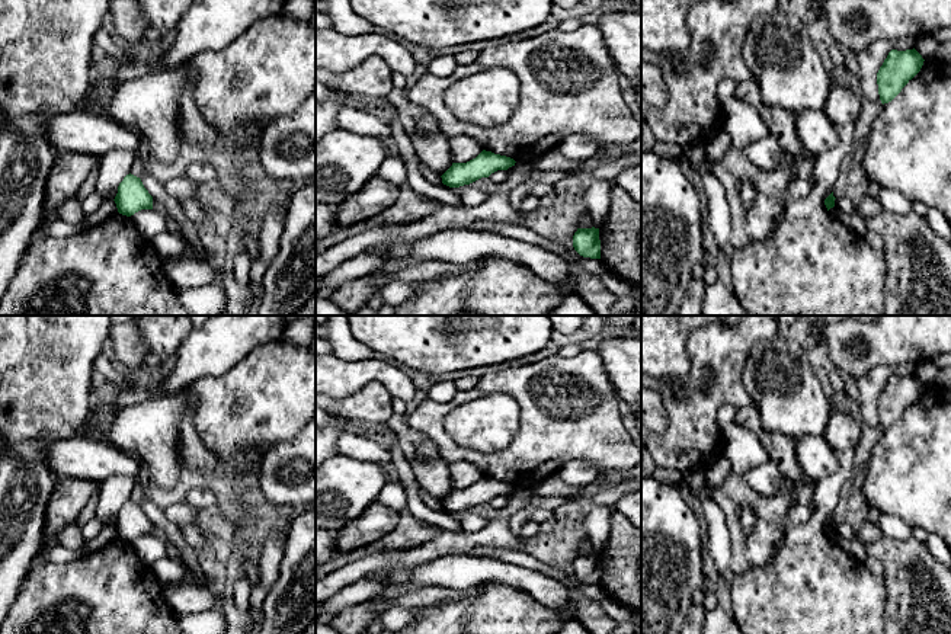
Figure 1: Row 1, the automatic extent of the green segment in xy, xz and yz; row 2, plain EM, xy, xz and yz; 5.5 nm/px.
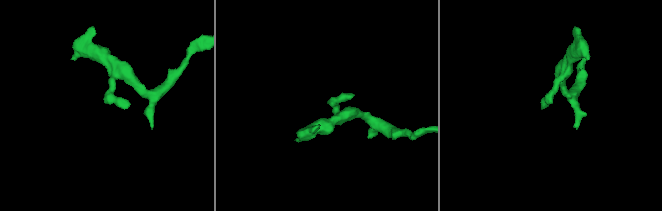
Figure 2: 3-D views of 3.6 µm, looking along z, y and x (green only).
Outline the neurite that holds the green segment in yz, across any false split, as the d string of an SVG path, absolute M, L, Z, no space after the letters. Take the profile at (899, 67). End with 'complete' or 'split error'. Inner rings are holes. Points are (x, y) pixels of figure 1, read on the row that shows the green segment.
M915 48L888 52L877 73L878 95L883 105L891 102L902 92L920 71L923 61Z; complete

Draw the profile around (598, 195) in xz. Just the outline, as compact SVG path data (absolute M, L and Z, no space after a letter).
M595 179L585 192L586 212L595 228L599 228L608 218L612 188L612 182Z

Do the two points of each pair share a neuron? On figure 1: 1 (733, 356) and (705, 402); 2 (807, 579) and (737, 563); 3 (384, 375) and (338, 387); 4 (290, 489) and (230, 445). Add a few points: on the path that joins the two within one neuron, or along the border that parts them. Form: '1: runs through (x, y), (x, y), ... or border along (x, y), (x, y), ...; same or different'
1: runs through (721, 368), (711, 390); same
2: border along (778, 546), (769, 562), (751, 564), (735, 575); different
3: runs through (372, 374), (349, 375); same
4: border along (281, 441), (275, 442), (262, 455), (256, 476); different

